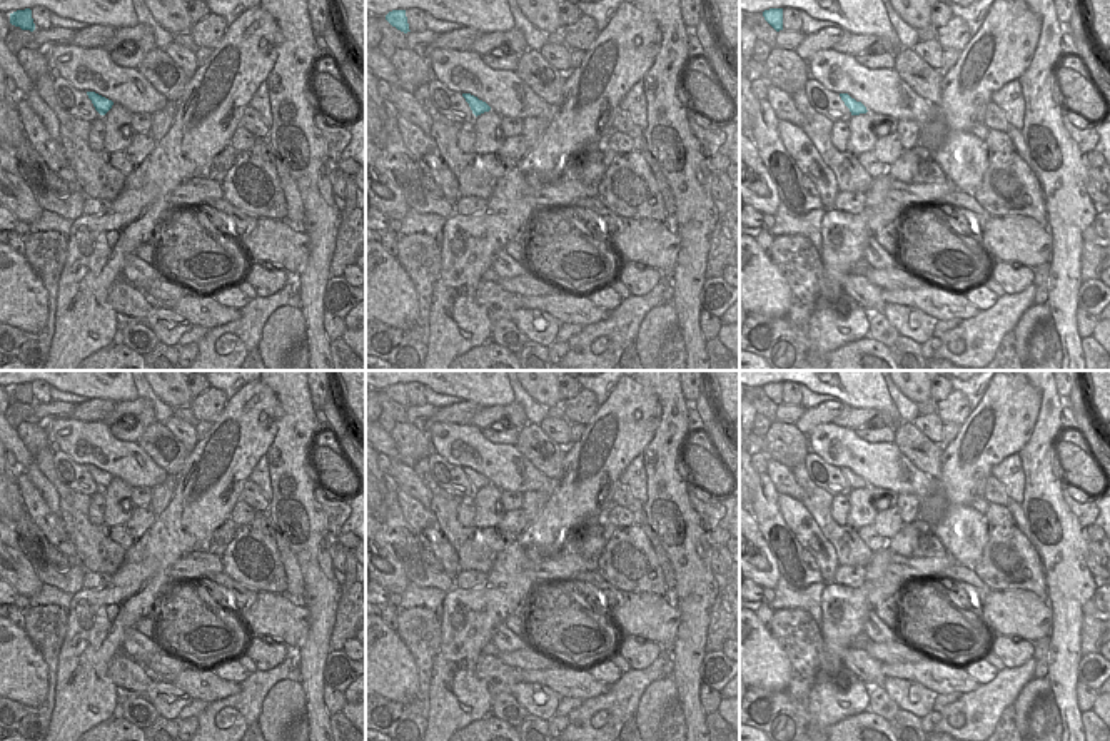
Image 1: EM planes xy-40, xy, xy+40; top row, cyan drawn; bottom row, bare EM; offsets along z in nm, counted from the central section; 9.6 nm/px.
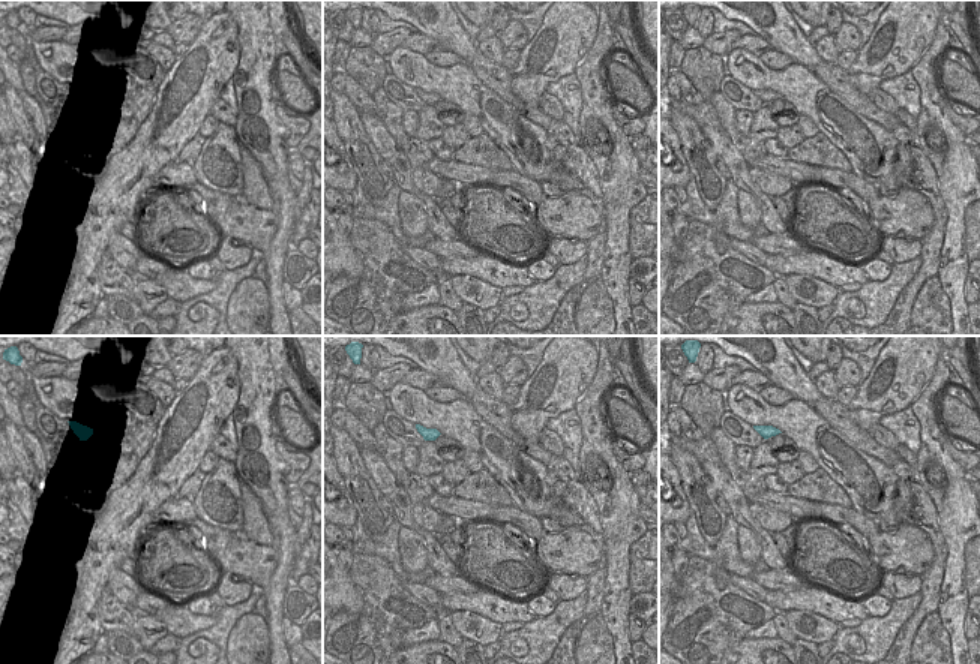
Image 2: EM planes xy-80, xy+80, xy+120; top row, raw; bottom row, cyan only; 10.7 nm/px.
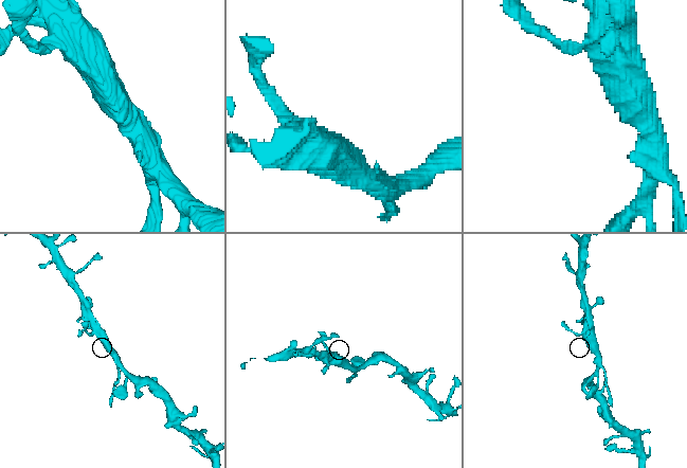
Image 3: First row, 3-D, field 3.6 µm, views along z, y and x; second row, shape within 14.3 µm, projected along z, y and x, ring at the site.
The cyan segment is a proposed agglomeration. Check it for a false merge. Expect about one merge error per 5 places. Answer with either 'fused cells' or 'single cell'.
single cell

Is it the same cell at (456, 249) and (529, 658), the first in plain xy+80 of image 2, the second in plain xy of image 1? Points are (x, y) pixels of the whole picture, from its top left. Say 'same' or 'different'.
same

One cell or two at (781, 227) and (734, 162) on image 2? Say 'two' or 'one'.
one

